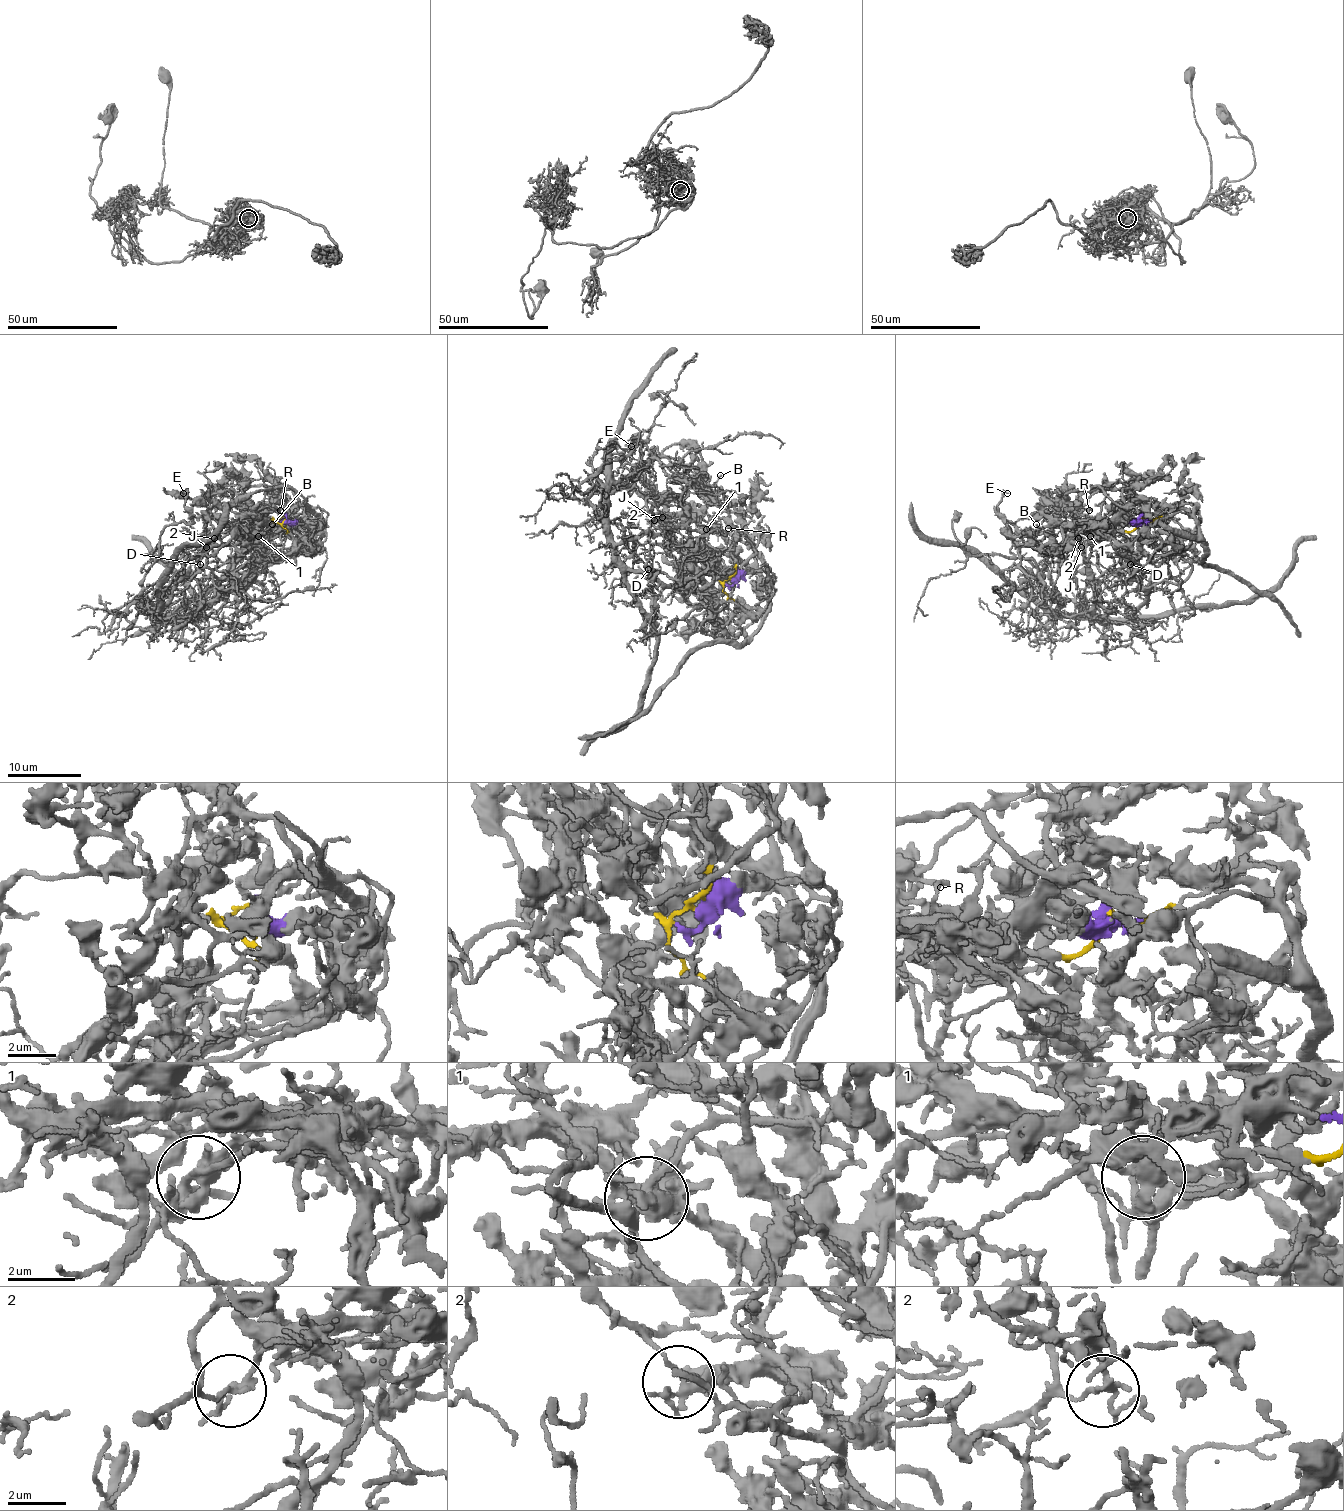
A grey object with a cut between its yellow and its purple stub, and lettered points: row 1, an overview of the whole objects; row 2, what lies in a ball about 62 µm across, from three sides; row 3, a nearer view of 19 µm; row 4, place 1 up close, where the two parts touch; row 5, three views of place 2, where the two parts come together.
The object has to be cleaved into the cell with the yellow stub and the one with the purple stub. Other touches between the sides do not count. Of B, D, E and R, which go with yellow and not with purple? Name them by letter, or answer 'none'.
B, D, E

